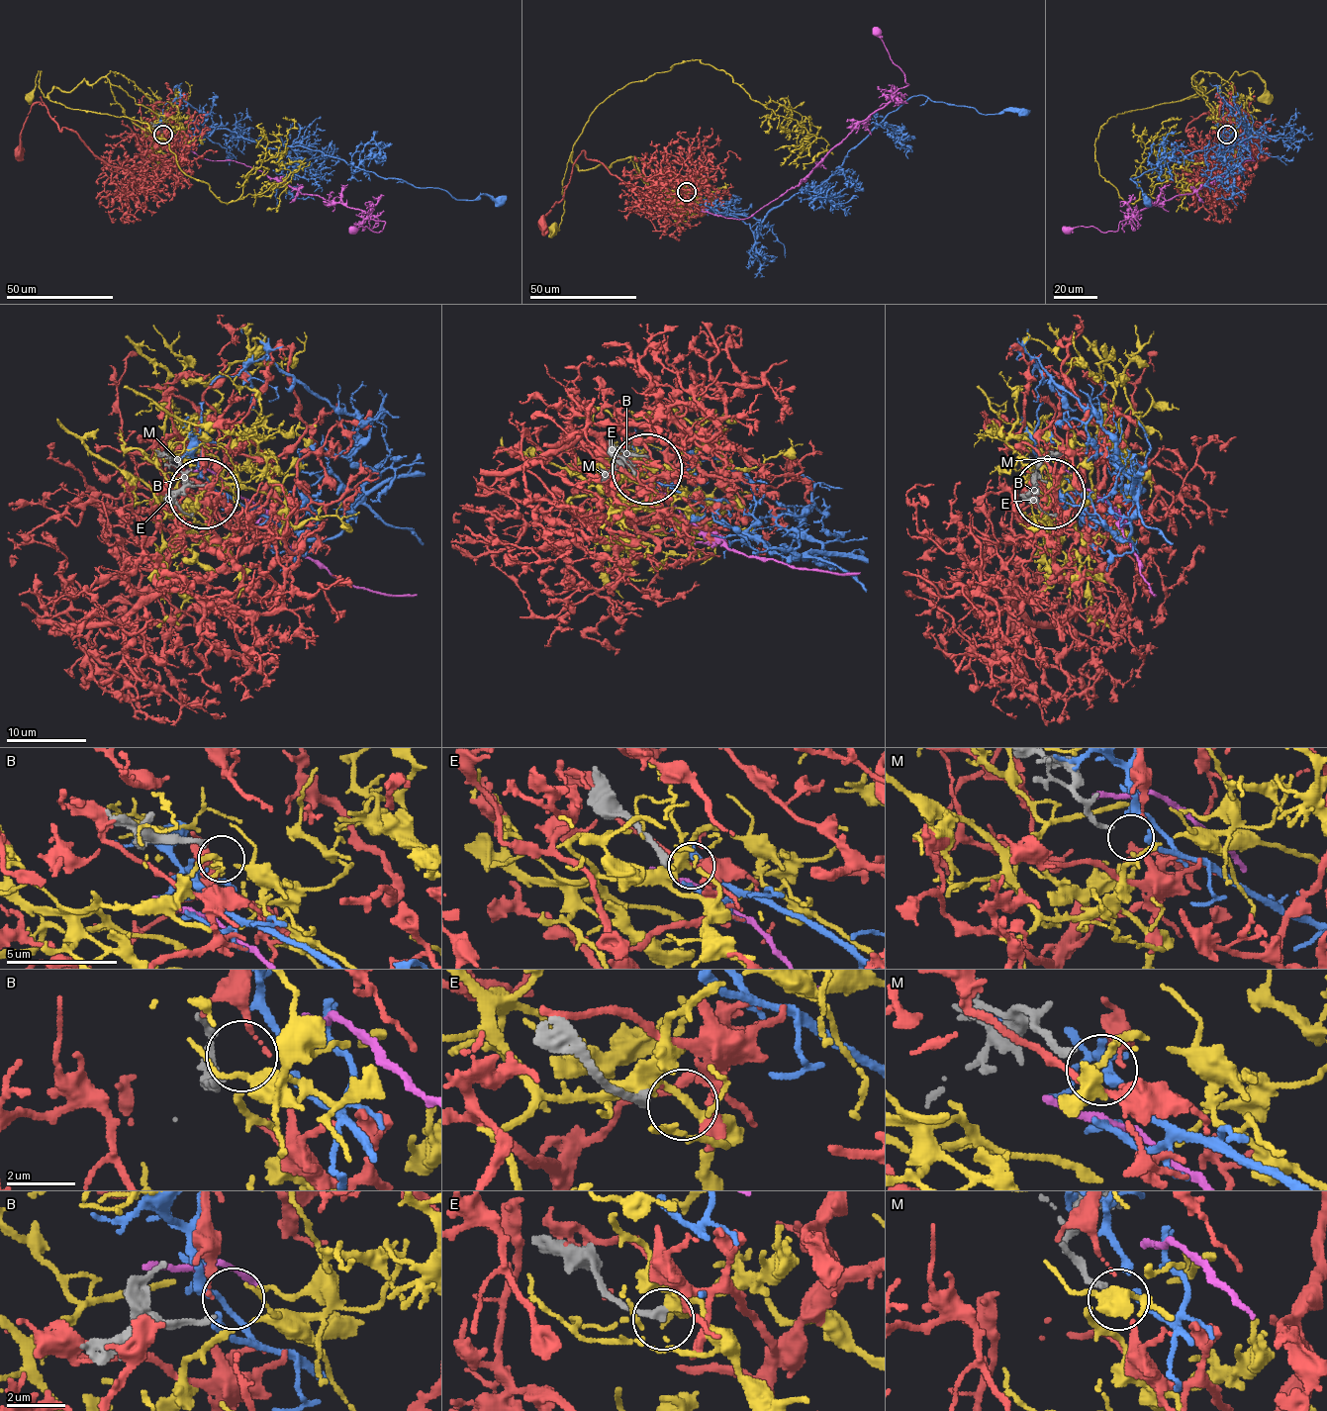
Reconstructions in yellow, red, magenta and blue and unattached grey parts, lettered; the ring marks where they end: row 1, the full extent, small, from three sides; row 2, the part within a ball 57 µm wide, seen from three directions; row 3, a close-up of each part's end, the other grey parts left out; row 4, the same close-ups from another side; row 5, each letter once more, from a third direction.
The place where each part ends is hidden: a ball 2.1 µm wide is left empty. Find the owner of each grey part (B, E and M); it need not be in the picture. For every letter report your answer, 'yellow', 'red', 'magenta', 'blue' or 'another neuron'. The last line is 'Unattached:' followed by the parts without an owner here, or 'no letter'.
B: another neuron
E: another neuron
M: red
Unattached: B, E

